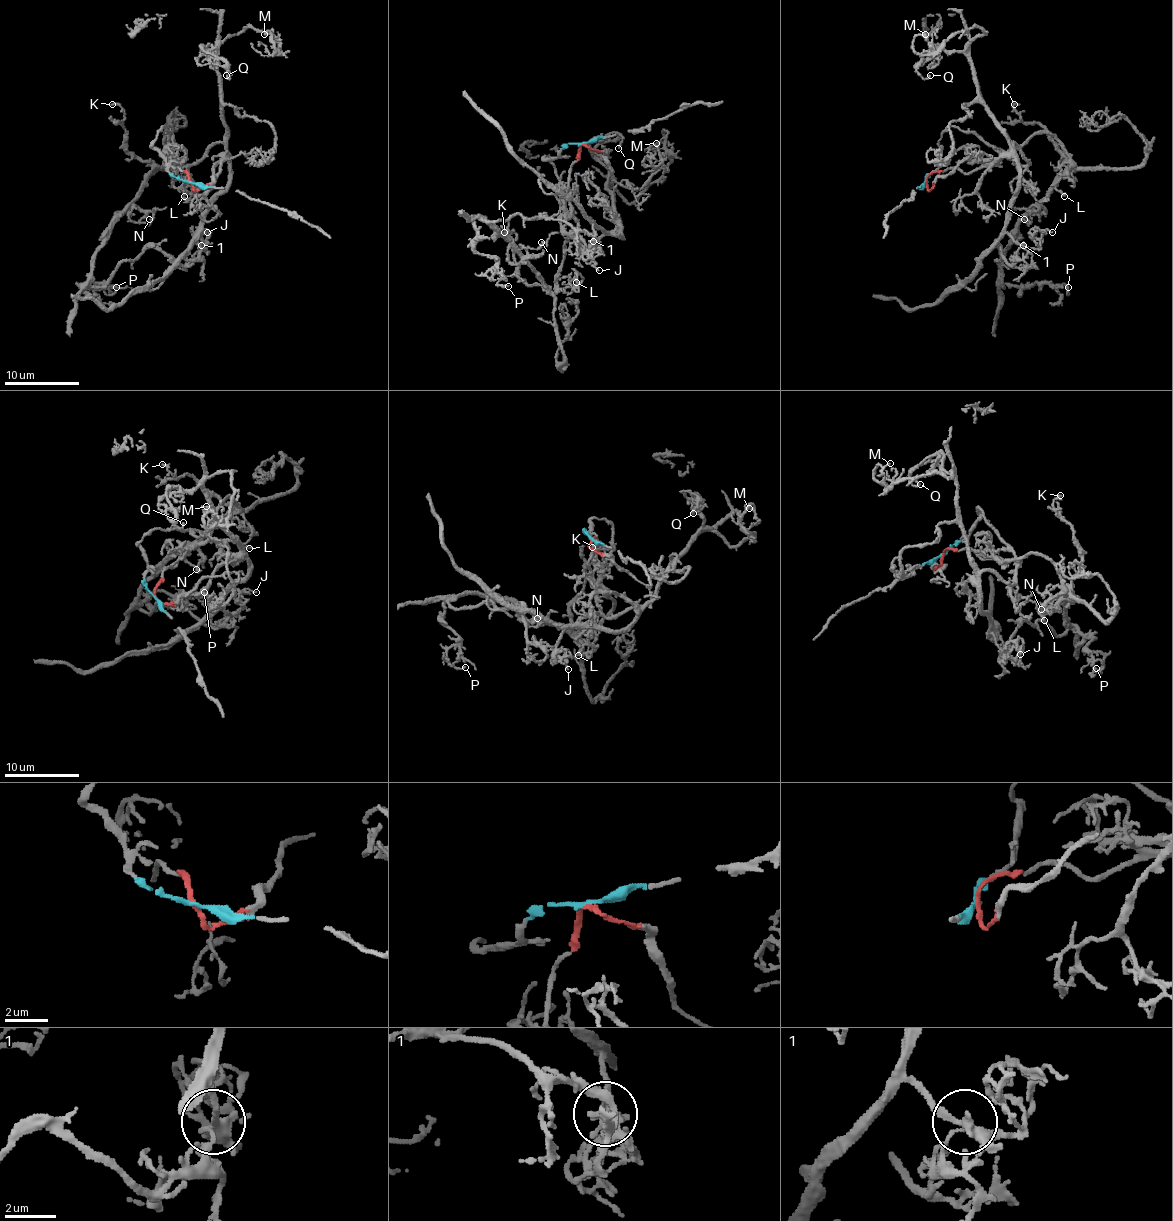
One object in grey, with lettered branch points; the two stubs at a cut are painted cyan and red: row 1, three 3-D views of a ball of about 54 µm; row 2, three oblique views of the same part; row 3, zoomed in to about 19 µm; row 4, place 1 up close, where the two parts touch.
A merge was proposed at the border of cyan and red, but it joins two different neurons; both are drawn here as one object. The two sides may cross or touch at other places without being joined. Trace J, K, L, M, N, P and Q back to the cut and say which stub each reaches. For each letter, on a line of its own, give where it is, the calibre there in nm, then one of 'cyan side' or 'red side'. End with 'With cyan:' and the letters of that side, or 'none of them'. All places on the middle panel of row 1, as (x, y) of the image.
J: place (599, 270); calibre 150 nm; cyan side
K: place (504, 232); calibre 260 nm; red side
L: place (576, 282); calibre 220 nm; red side
M: place (656, 143); calibre 140 nm; cyan side
N: place (541, 242); calibre 100 nm; red side
P: place (508, 286); calibre 140 nm; red side
Q: place (618, 148); calibre 150 nm; cyan side
With cyan: J, M, Q

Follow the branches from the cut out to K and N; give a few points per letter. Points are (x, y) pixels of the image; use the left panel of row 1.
K: (190, 183), (175, 172), (185, 151), (170, 132), (160, 166), (136, 159), (125, 112), (111, 104)
N: (190, 183), (186, 172), (175, 172), (185, 151), (170, 132), (164, 162), (126, 209), (136, 222), (149, 219)

